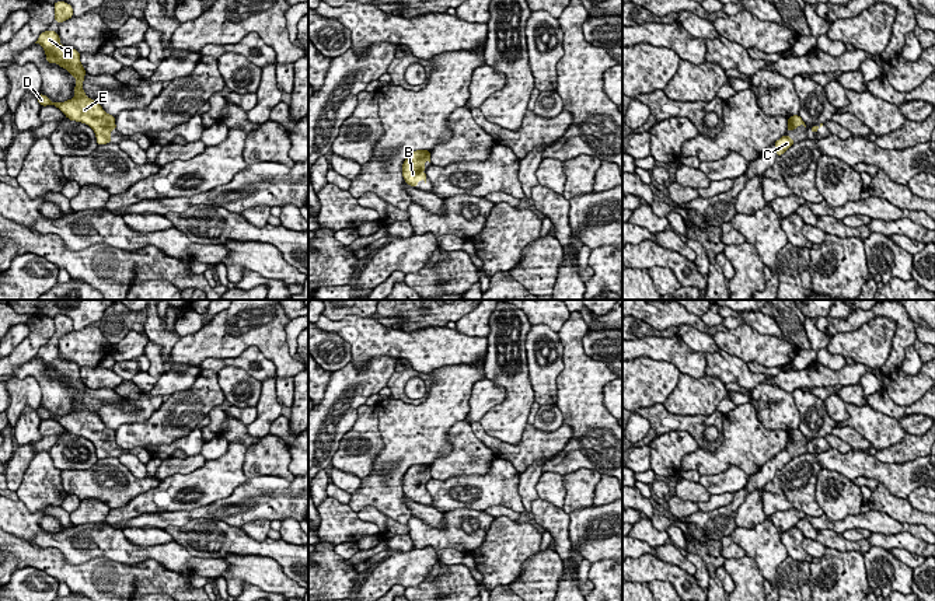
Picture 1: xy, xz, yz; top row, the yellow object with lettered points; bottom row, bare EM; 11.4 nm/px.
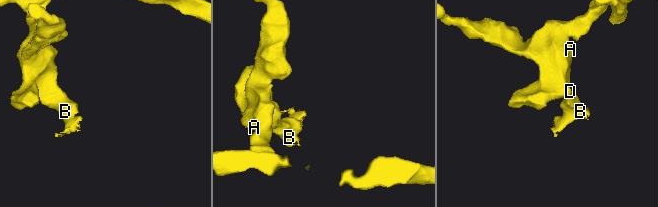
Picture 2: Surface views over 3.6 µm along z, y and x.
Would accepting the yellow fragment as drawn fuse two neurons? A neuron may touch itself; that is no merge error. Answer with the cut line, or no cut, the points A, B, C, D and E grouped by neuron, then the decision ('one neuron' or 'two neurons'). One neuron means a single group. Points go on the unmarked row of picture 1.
no cut | A B C D E | one neuron

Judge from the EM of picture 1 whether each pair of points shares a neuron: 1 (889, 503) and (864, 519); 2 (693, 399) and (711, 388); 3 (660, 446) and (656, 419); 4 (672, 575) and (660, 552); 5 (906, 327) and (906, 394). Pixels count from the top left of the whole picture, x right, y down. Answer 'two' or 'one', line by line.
1: two
2: one
3: two
4: two
5: two

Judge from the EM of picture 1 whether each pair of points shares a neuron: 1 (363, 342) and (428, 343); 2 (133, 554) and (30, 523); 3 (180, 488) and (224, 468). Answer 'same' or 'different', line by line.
1: same
2: same
3: same

